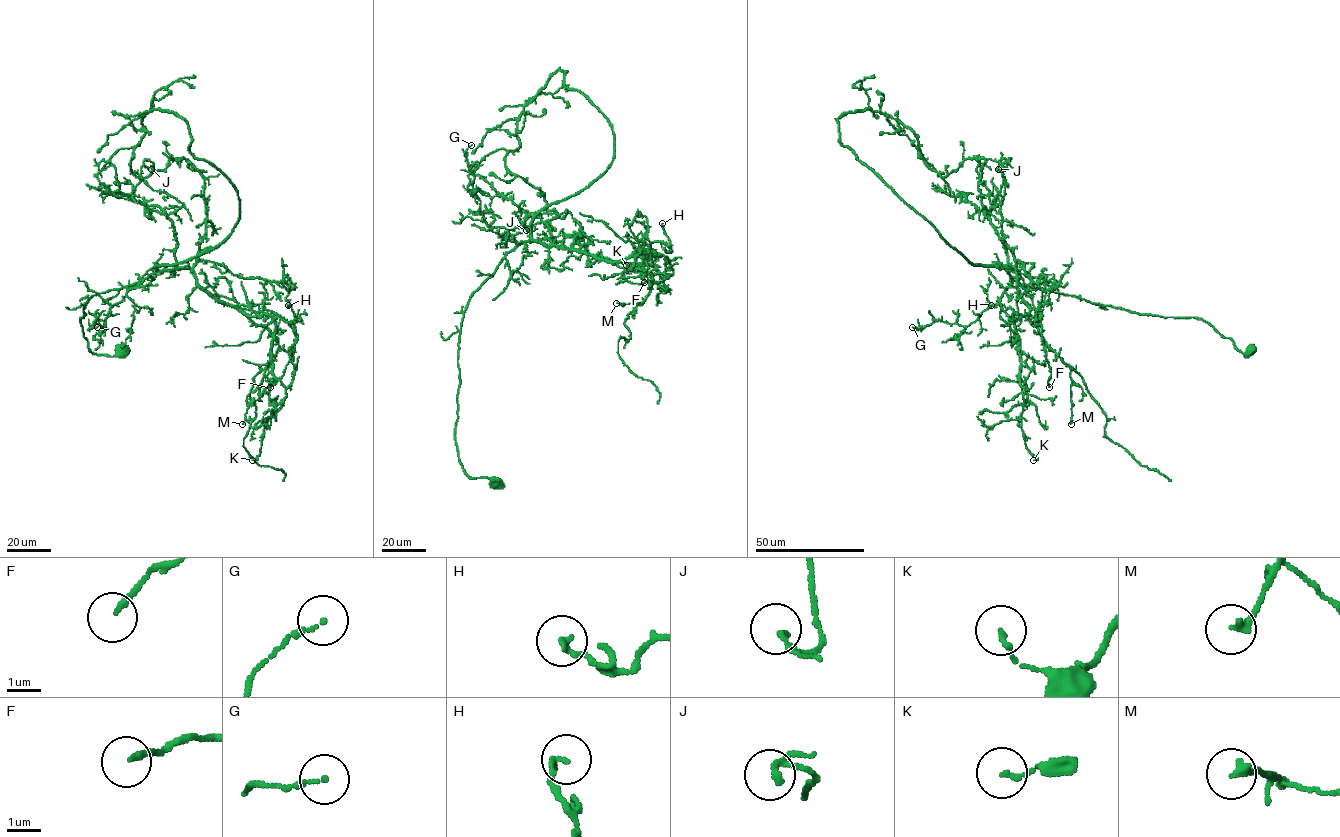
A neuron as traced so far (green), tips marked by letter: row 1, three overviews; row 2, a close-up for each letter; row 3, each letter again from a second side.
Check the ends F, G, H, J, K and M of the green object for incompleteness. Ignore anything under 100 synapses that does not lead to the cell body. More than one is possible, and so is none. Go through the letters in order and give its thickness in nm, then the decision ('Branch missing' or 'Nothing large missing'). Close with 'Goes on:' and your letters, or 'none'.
F: Thickness 160 nm. Nothing large missing
G: Thickness 130 nm. Nothing large missing
H: Thickness 180 nm. Nothing large missing
J: Thickness 150 nm. Nothing large missing
K: Thickness 140 nm. Nothing large missing
M: Thickness 240 nm. Nothing large missing
Goes on: none

